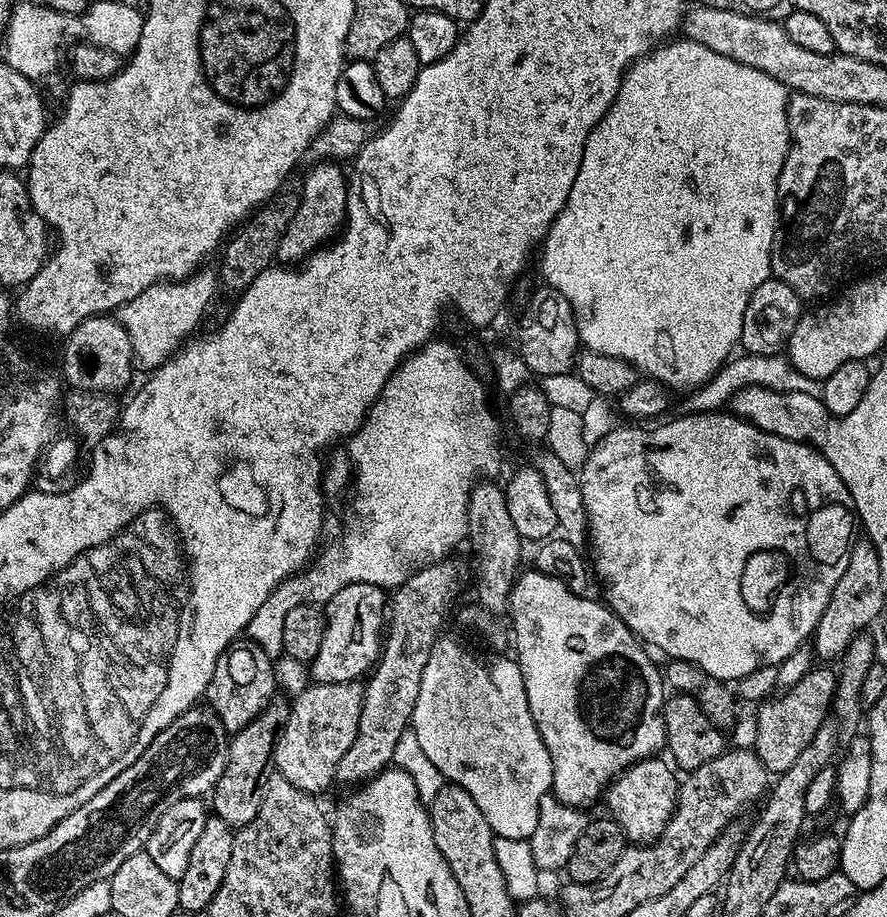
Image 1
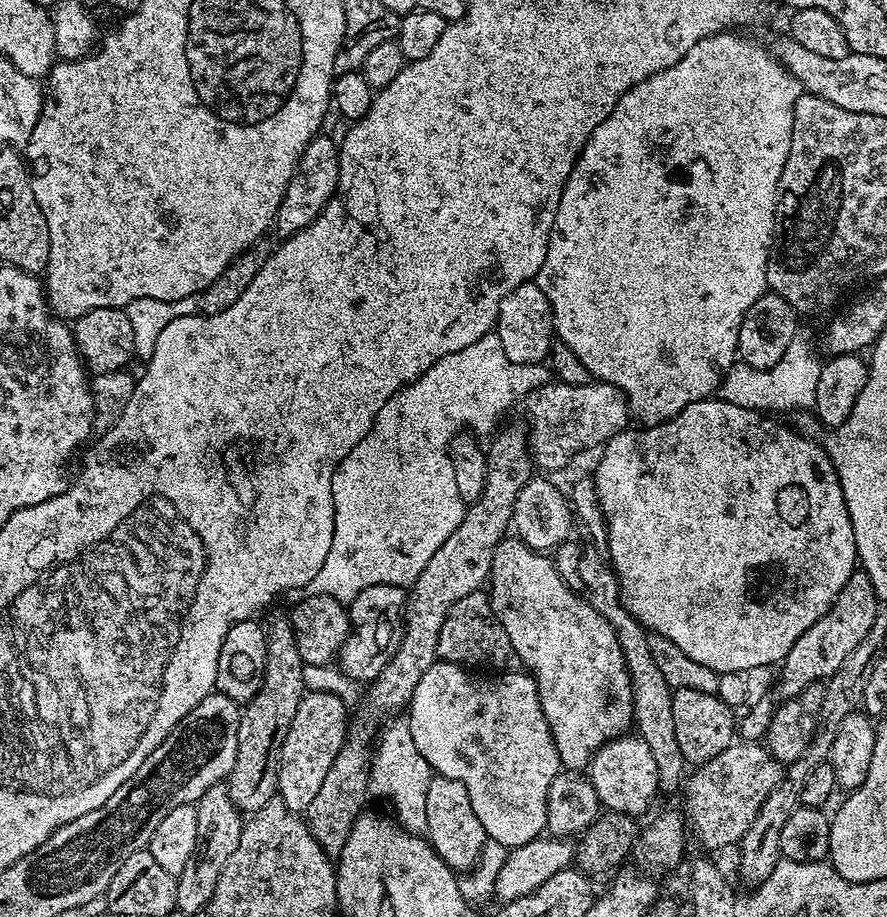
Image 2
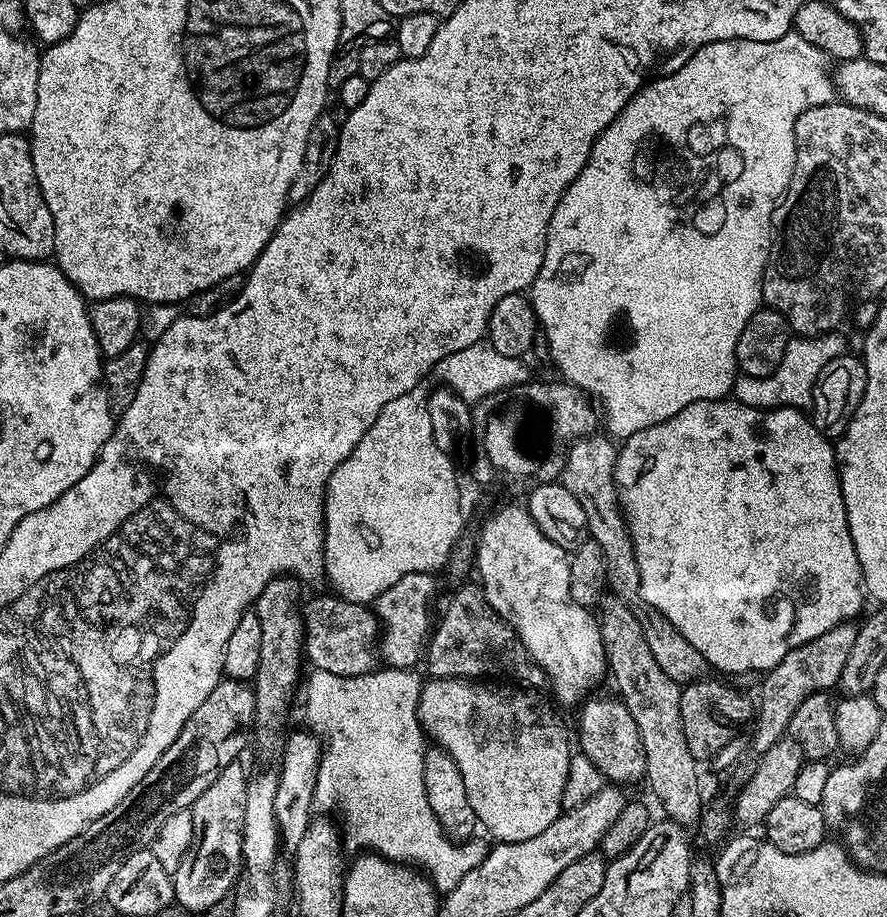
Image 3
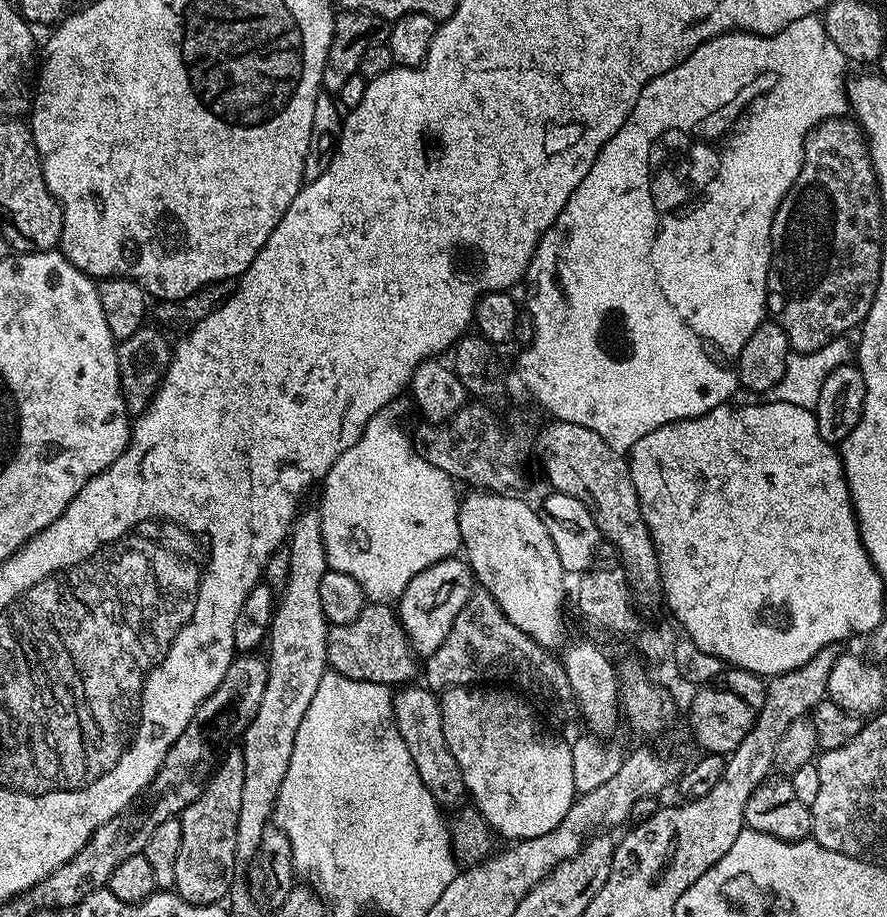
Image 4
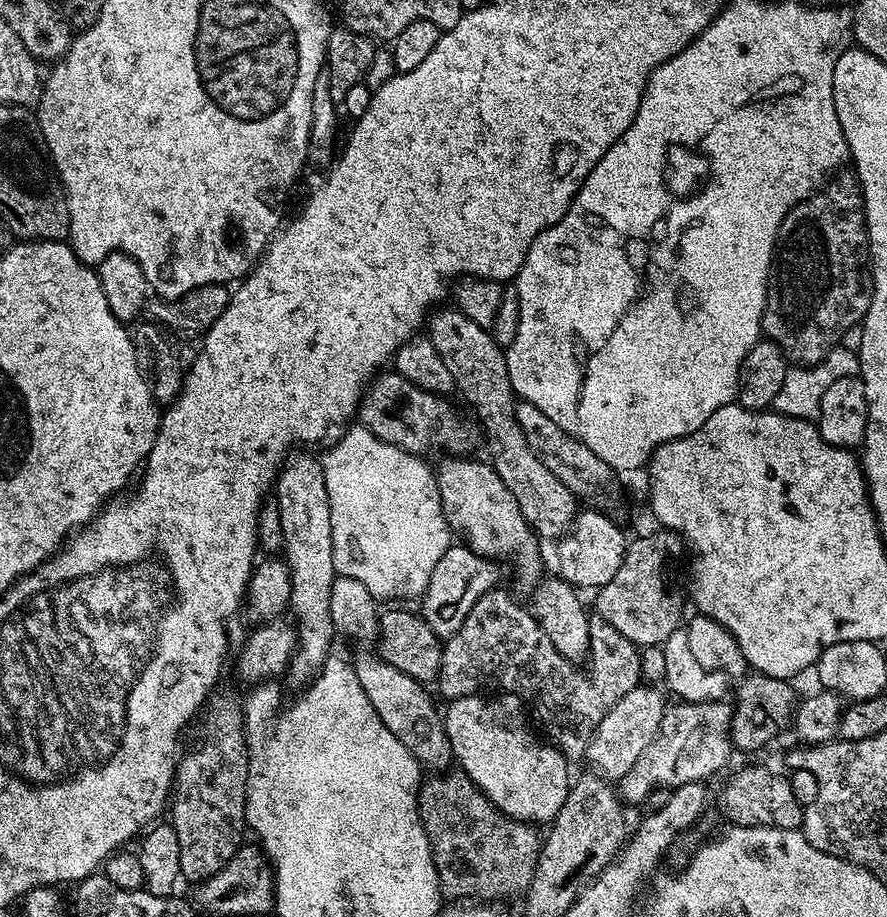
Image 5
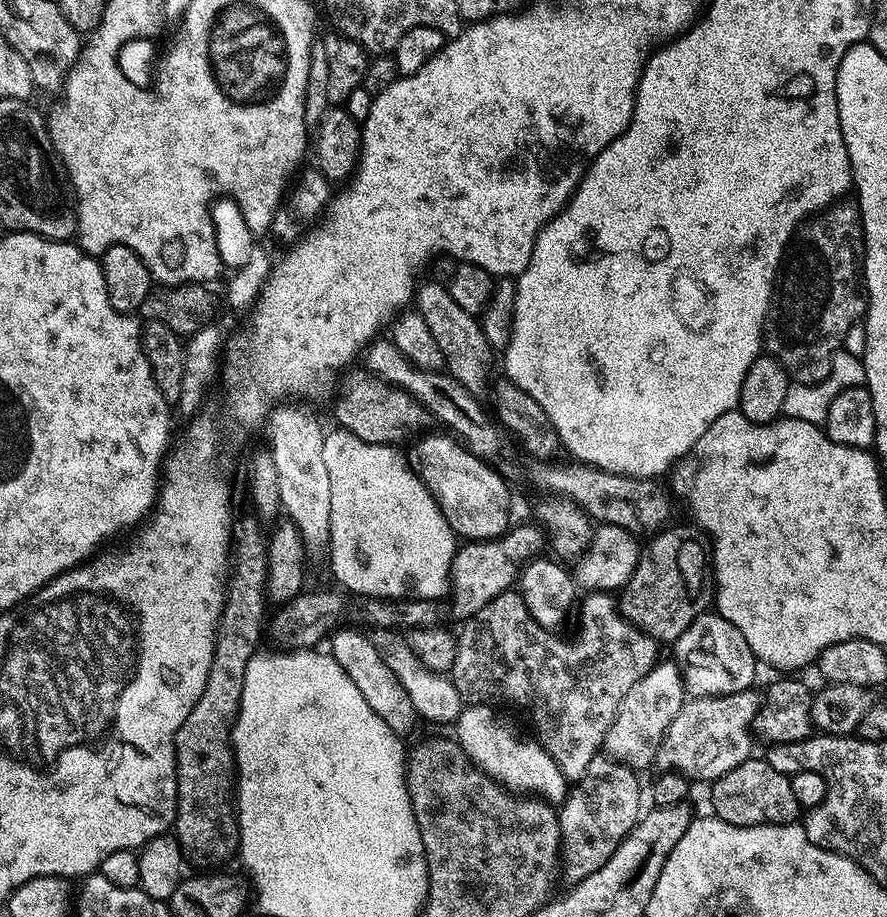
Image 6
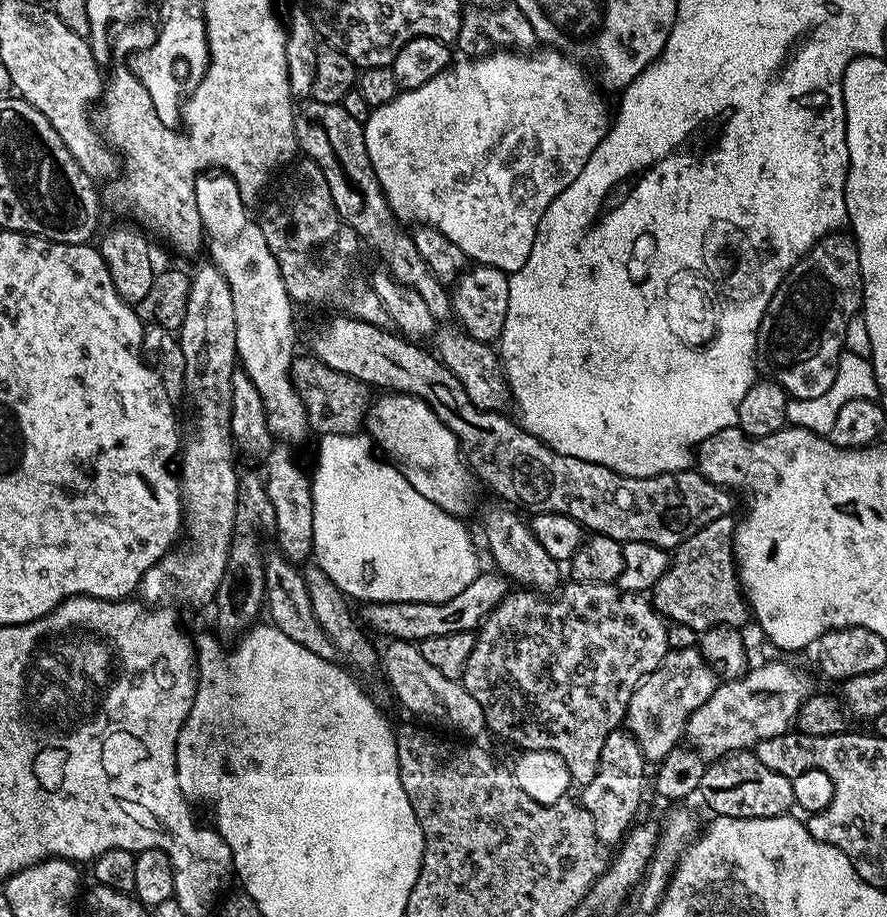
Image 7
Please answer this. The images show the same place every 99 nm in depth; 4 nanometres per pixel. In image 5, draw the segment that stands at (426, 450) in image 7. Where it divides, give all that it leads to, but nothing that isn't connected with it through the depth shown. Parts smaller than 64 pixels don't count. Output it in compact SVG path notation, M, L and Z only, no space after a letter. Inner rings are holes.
M445 455L440 465L435 465L434 475L442 502L444 517L449 529L472 552L485 558L516 556L516 576L527 590L535 589L542 579L540 573L541 541L533 532L528 520L519 509L514 495L495 472L491 463L476 458Z

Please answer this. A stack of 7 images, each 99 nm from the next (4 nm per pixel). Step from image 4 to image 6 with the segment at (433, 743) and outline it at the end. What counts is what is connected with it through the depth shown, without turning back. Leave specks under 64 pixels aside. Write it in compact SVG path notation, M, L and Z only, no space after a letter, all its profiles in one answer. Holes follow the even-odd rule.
M337 627L331 633L330 654L338 662L338 666L342 666L342 670L350 678L350 682L354 682L354 686L358 686L362 698L366 698L366 702L370 702L377 720L386 722L386 726L390 726L390 730L394 730L397 734L405 734L404 732L410 731L416 722L418 723L418 715L411 704L410 696L406 694L406 690L394 676L393 671L387 668L385 662L382 662L381 655L375 650L371 639L367 635L363 636L362 633L355 632L352 628L344 627Z

